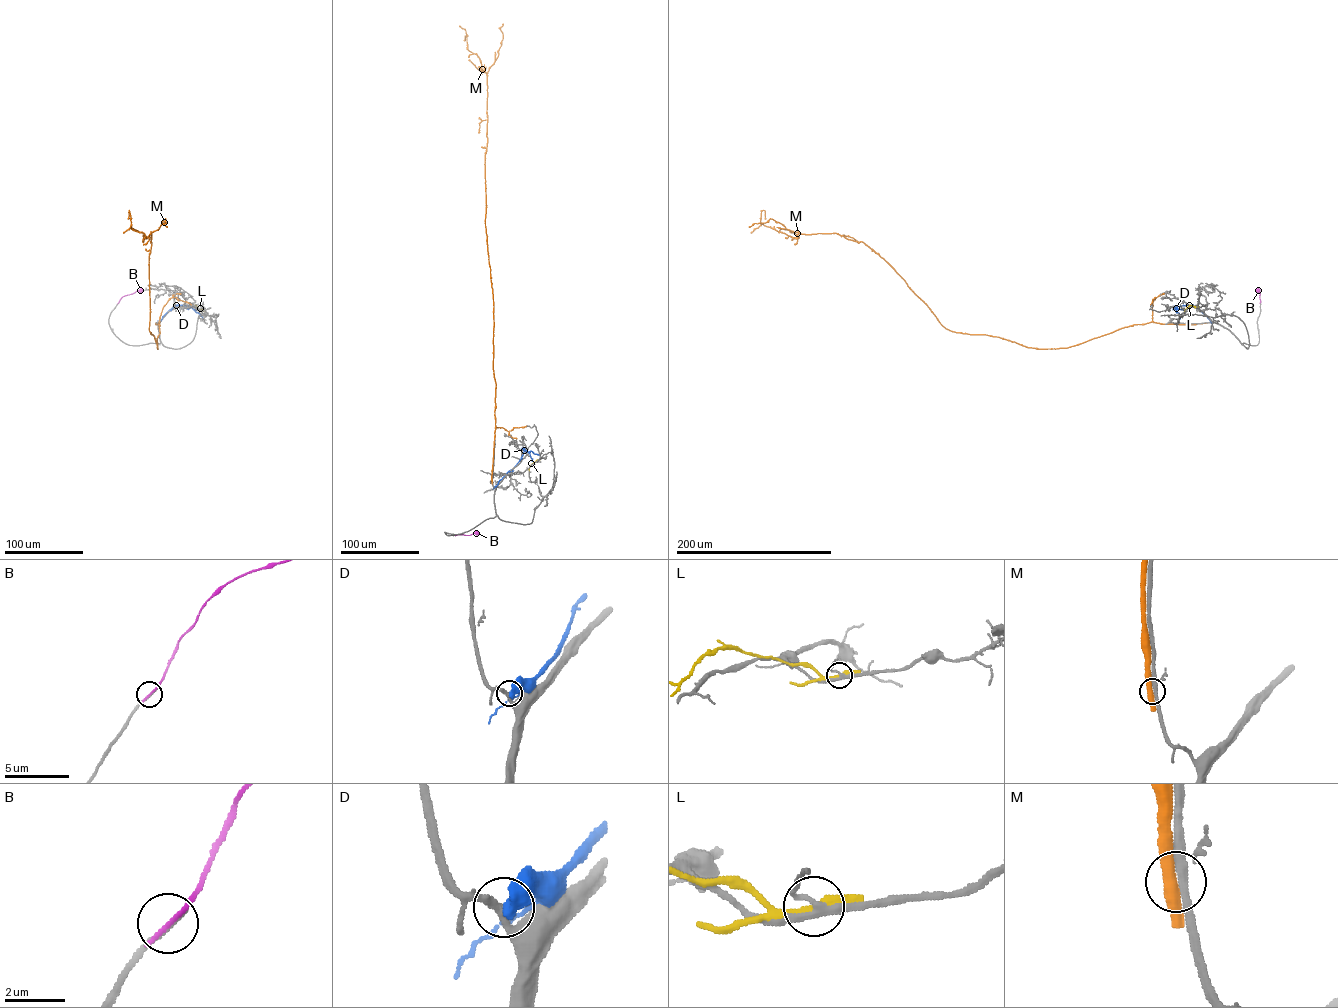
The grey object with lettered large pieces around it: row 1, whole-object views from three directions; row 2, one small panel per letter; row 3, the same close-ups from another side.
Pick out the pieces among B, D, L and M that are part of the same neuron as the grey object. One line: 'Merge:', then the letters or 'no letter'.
Merge: no letter

